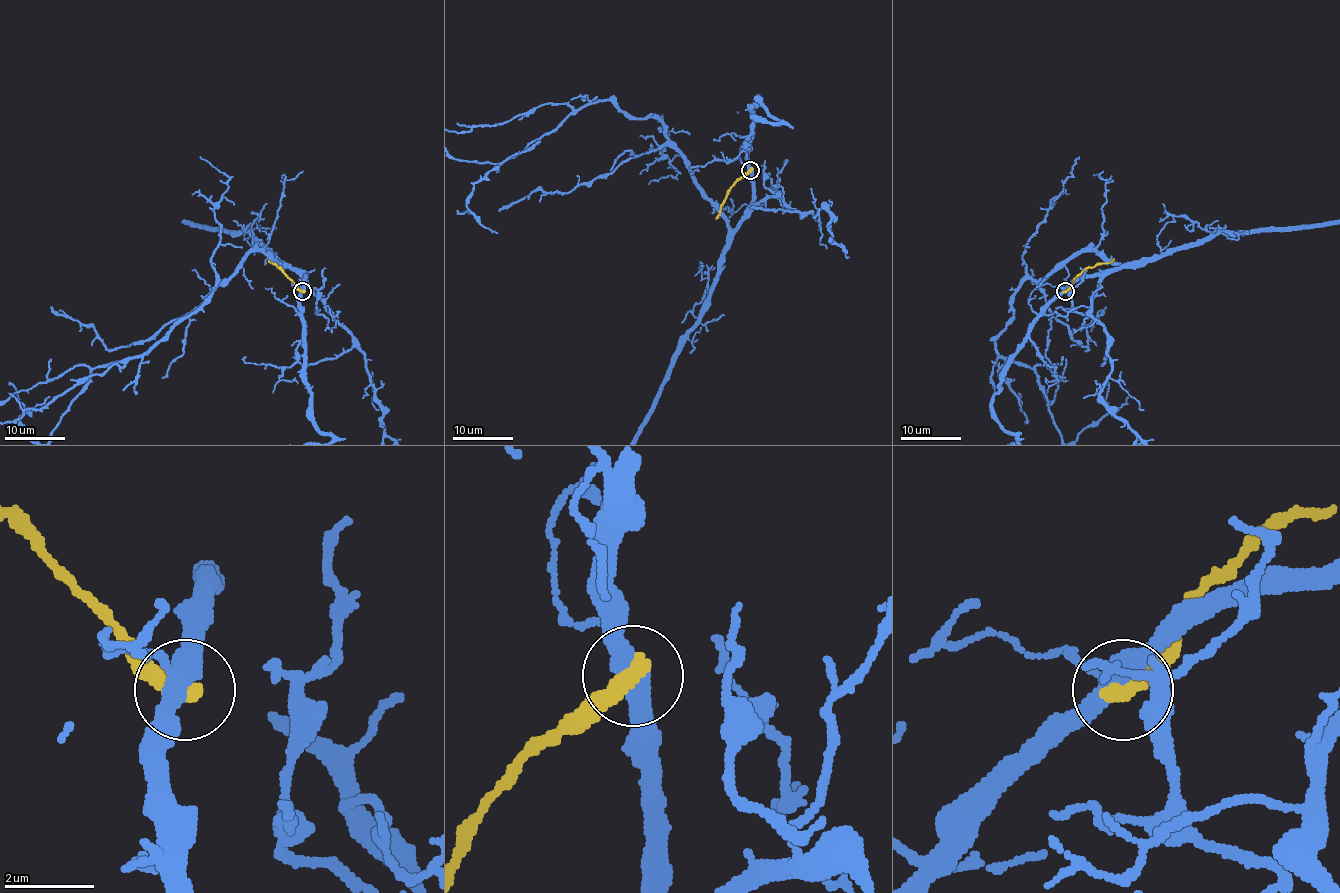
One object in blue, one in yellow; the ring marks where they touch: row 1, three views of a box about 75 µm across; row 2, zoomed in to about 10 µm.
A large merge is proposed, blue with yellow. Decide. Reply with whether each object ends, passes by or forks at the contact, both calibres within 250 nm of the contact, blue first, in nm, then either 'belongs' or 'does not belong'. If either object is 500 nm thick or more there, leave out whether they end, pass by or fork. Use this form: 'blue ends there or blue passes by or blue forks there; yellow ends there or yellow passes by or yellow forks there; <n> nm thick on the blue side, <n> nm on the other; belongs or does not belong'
blue forks there; yellow ends there; 380 nm thick on the blue side, 460 nm on the other; does not belong

